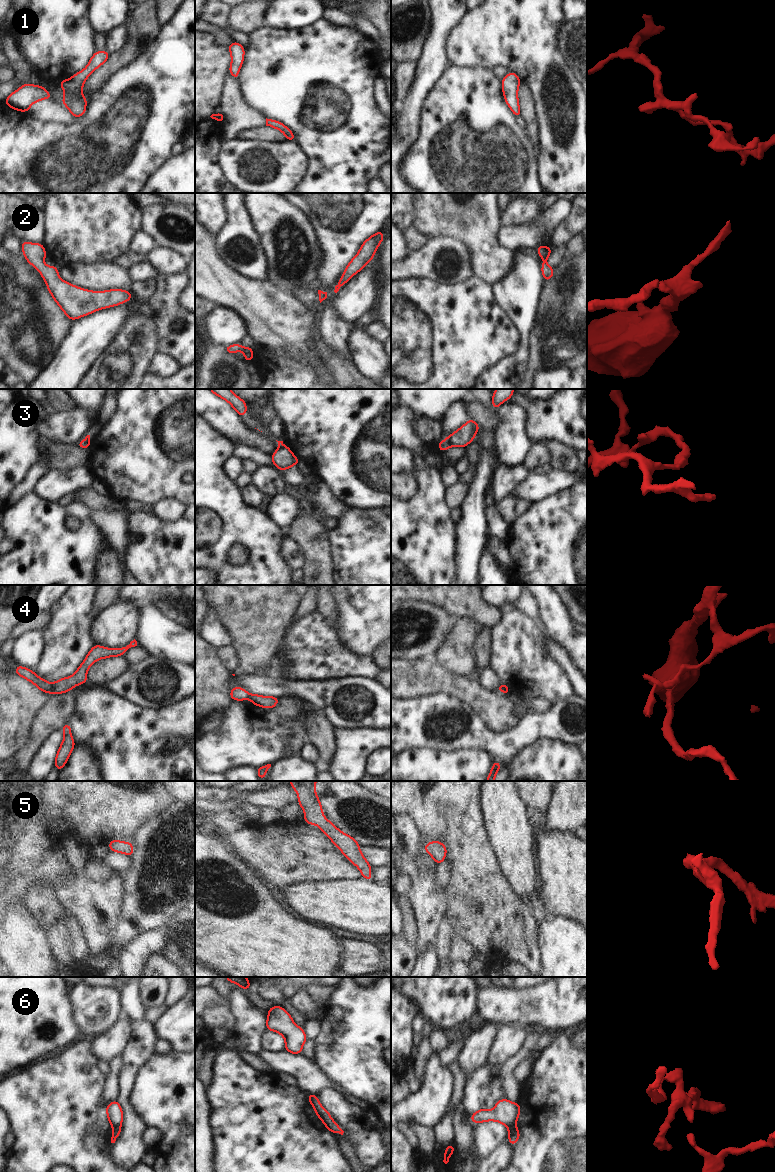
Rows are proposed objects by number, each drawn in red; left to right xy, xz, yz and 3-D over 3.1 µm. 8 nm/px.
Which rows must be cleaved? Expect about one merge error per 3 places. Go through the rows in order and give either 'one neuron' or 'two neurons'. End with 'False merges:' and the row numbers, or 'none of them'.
1: one neuron
2: one neuron
3: two neurons
4: two neurons
5: one neuron
6: two neurons
False merges: 3, 4, 6

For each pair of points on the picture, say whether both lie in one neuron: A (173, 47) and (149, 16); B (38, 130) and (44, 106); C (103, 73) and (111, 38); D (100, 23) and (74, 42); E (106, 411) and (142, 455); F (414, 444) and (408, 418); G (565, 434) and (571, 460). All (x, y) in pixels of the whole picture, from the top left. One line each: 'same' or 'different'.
A: different
B: different
C: different
D: different
E: different
F: same
G: different

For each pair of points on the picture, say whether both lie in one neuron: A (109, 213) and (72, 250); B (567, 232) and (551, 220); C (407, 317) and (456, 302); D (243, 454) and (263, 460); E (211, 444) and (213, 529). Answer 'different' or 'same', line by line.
A: same
B: different
C: same
D: same
E: same

